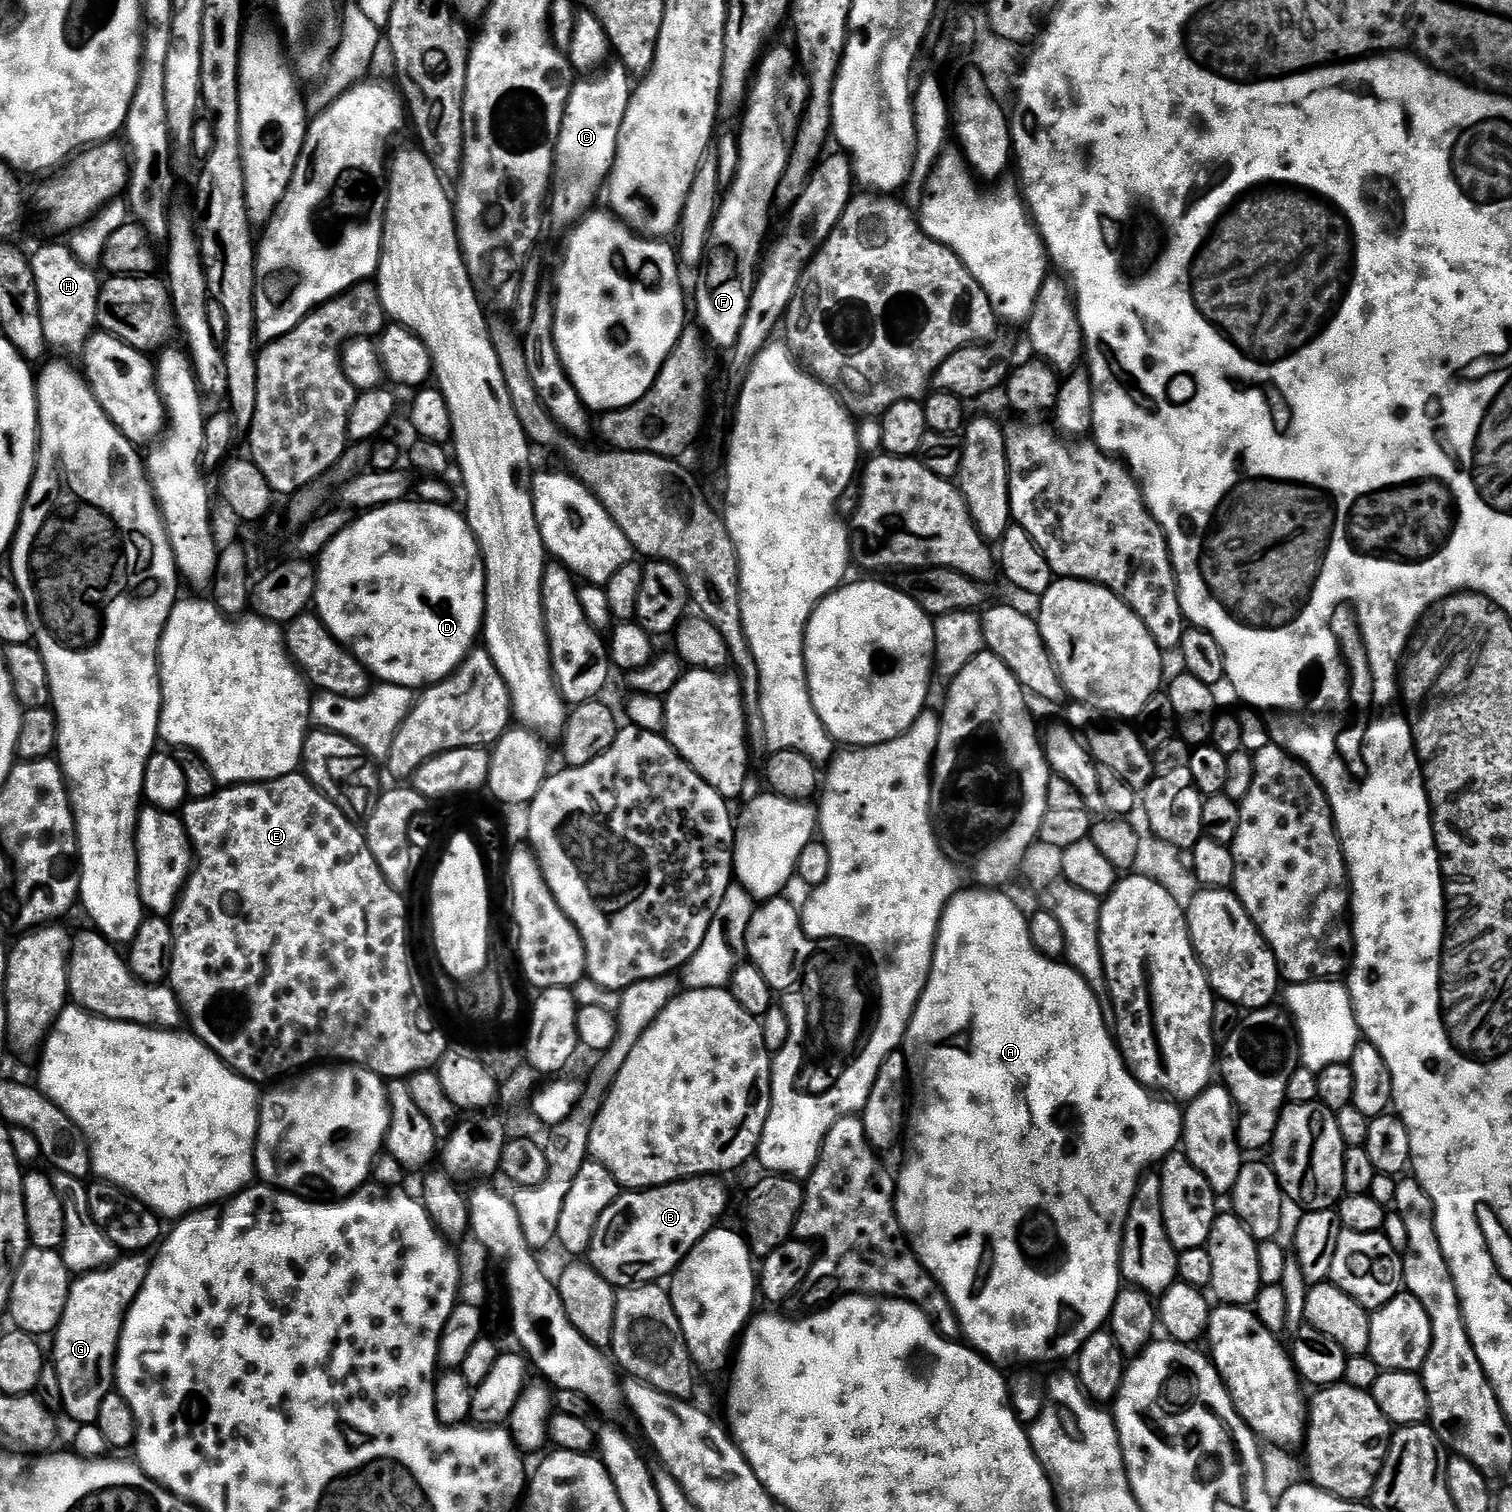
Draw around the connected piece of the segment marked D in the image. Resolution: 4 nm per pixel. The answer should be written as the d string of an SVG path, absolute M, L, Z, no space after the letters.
M409 498L398 504L387 504L365 511L357 515L348 528L339 532L334 542L330 542L320 553L316 570L314 612L328 627L332 637L351 650L377 681L413 690L423 690L439 684L451 672L456 671L468 653L473 651L475 644L472 643L478 640L484 627L484 558L480 554L480 543L476 541L467 519L461 513L459 516L448 504L425 504Z

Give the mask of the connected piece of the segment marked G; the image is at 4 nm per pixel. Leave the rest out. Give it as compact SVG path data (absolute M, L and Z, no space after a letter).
M124 1254L109 1268L100 1268L96 1272L77 1275L72 1282L72 1289L66 1302L66 1310L62 1314L62 1322L58 1322L54 1339L51 1341L50 1364L58 1374L58 1383L62 1389L62 1412L70 1419L77 1420L77 1425L95 1424L98 1409L106 1399L106 1394L114 1390L116 1383L116 1352L120 1349L120 1335L124 1329L124 1320L128 1317L134 1298L142 1290L146 1282L146 1274L150 1260L144 1254Z

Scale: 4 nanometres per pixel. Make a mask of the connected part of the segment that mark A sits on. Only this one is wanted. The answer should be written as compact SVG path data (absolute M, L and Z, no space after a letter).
M975 887L969 892L957 892L944 908L930 978L904 1036L902 1051L907 1060L911 1092L906 1119L909 1160L896 1180L896 1217L914 1254L948 1295L960 1319L963 1339L981 1356L993 1362L1064 1360L1067 1356L1075 1357L1082 1345L1109 1323L1114 1298L1118 1298L1122 1287L1120 1247L1132 1199L1146 1170L1159 1165L1169 1152L1177 1151L1184 1134L1184 1114L1179 1107L1175 1108L1175 1103L1157 1098L1133 1076L1124 1063L1110 1025L1102 1018L1102 1006L1098 1006L1094 990L1090 990L1071 964L1044 956L1036 949L1030 938L1026 912L1004 890Z

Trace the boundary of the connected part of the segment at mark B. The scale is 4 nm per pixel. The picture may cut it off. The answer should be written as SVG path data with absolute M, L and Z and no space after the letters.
M707 1174L704 1176L689 1176L683 1180L675 1180L672 1184L663 1184L657 1188L642 1188L639 1190L621 1191L620 1197L610 1206L610 1210L606 1210L606 1214L602 1214L602 1218L598 1218L598 1226L594 1226L594 1238L590 1242L586 1253L587 1263L598 1274L602 1274L602 1278L606 1278L606 1282L610 1282L617 1289L631 1288L634 1284L651 1284L660 1282L671 1277L672 1273L680 1267L680 1263L686 1258L686 1254L690 1254L693 1246L709 1232L711 1228L717 1227L721 1223L720 1215L728 1208L728 1188L723 1184L721 1177L716 1174Z

